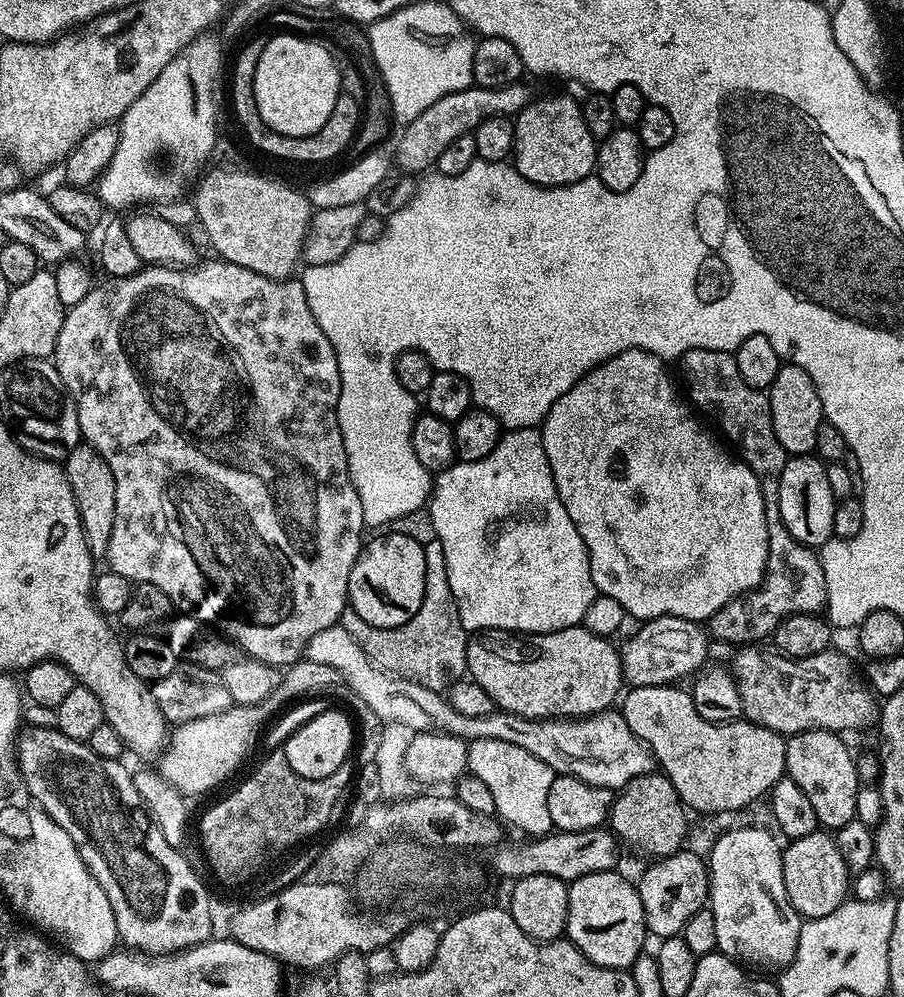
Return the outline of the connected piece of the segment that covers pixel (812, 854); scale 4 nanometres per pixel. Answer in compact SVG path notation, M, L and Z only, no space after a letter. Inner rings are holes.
M817 830L814 834L806 834L806 838L791 841L787 847L783 849L782 855L790 906L794 906L794 910L804 920L834 914L834 910L838 910L850 892L850 873L846 862L842 862L842 854L838 854L835 839L827 831Z

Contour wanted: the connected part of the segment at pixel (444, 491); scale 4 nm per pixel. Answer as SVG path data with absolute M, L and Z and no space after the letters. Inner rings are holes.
M539 427L513 428L501 435L498 446L486 454L486 458L478 458L478 462L460 460L452 464L445 472L435 473L430 499L426 504L430 518L434 518L436 540L442 542L442 554L446 558L446 578L450 582L450 594L454 594L454 602L458 606L458 618L464 631L469 634L483 632L485 628L506 630L531 634L534 632L557 632L563 628L575 628L584 619L584 615L598 595L596 583L590 570L590 558L586 550L586 542L582 542L582 534L578 534L578 526L570 522L570 514L566 514L566 506L562 506L562 498L558 498L558 490L554 486L554 474L550 470L550 462L546 462L546 450L542 446Z

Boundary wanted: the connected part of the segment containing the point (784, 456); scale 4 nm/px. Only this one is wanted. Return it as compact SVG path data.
M695 348L679 357L678 364L680 364L681 374L684 375L684 388L688 391L689 398L706 415L713 416L716 419L717 426L728 435L729 442L733 444L731 447L738 453L739 459L743 460L744 465L759 478L760 489L764 495L766 526L768 527L768 557L764 567L764 580L761 581L758 588L726 602L726 606L722 606L722 610L718 610L706 621L707 631L713 641L725 640L728 644L736 644L735 646L752 646L757 642L764 642L760 640L766 639L767 636L769 639L775 633L776 627L787 616L797 616L807 612L823 613L828 602L826 598L826 574L822 570L822 562L817 549L807 548L802 542L798 542L798 538L794 538L794 534L790 534L790 530L786 530L786 526L780 517L780 503L778 502L780 475L790 454L784 449L782 442L778 442L778 434L774 434L774 422L770 414L767 391L751 388L746 386L746 382L742 382L742 378L738 374L735 355L730 352Z

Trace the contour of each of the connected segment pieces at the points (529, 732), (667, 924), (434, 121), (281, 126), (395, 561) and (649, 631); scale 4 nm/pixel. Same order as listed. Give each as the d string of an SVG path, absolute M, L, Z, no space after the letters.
M339 622L310 638L306 656L314 662L334 666L344 685L354 690L354 694L358 694L358 698L362 698L362 702L366 702L366 706L370 706L370 710L374 710L374 714L378 714L378 718L388 726L401 724L404 728L414 727L417 708L432 723L429 725L433 729L460 736L467 741L499 738L502 742L514 742L514 746L530 750L534 758L542 758L542 762L546 762L558 774L573 776L587 784L613 790L623 788L634 778L644 776L654 768L652 753L637 738L634 730L630 730L620 710L596 712L592 716L579 718L542 720L531 720L526 716L499 710L481 716L458 714L458 710L454 710L441 693L378 667Z
M681 850L672 856L657 859L638 879L644 926L656 938L681 935L686 922L690 922L690 918L694 918L694 914L698 914L698 910L709 903L710 877L707 863L688 851Z
M517 82L505 88L473 86L466 90L458 90L454 94L446 94L446 98L438 98L434 106L426 106L426 110L418 114L418 118L403 125L401 132L404 133L396 144L396 160L404 167L401 169L405 173L427 173L435 165L438 154L442 154L442 150L446 150L446 146L454 142L454 138L462 138L462 134L467 132L475 133L478 125L491 116L515 117L517 112L521 112L528 105L533 96L534 93L524 82Z
M276 34L273 40L265 39L262 58L258 58L258 66L254 70L252 89L258 114L264 124L283 136L312 136L322 130L341 93L338 67L335 66L332 52L324 49L316 40L307 40L304 34Z
M391 530L385 532L385 536L376 536L361 547L354 570L350 570L348 603L365 624L397 628L410 622L422 606L426 590L426 554L424 545L414 542L414 538Z
M659 616L653 620L643 621L638 634L627 637L623 643L624 645L621 643L618 648L623 683L632 688L641 688L672 686L690 672L695 673L703 669L710 640L705 629L697 621L687 620L681 616Z

